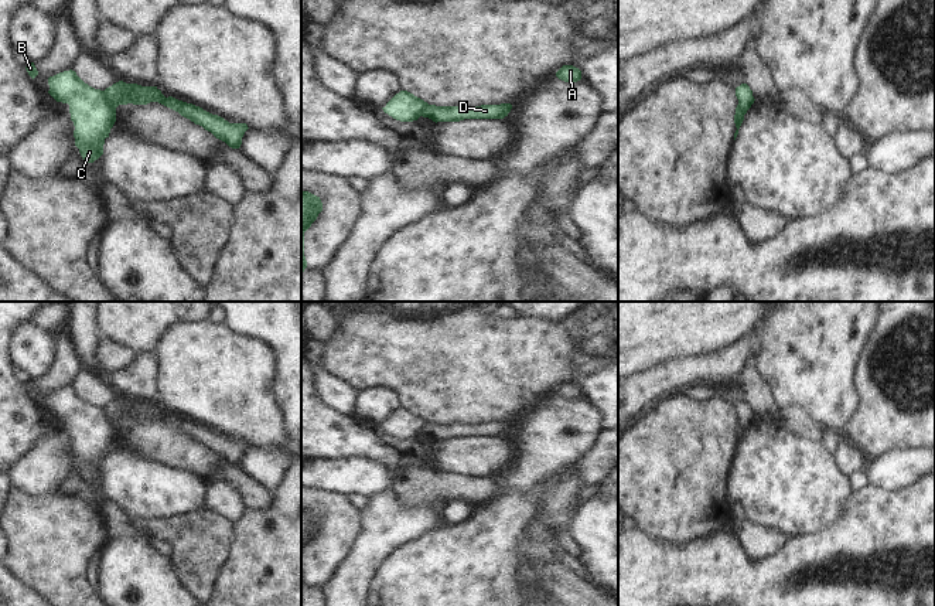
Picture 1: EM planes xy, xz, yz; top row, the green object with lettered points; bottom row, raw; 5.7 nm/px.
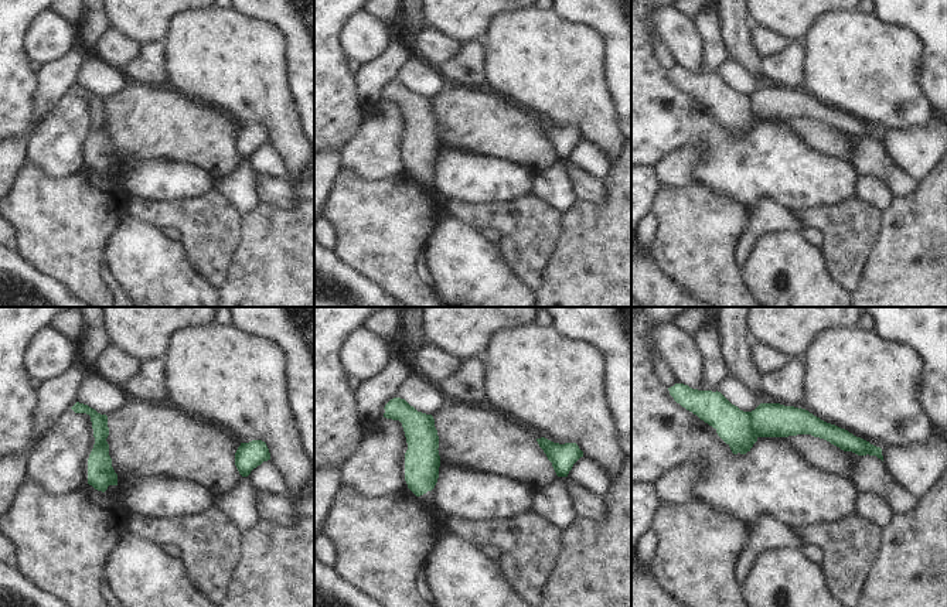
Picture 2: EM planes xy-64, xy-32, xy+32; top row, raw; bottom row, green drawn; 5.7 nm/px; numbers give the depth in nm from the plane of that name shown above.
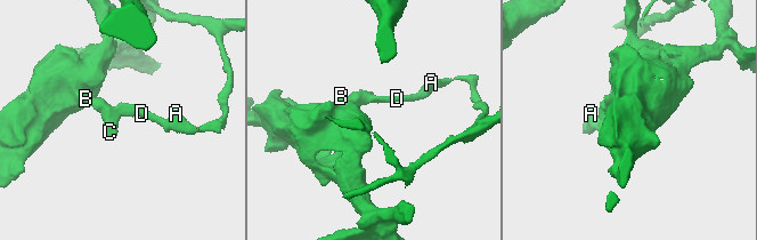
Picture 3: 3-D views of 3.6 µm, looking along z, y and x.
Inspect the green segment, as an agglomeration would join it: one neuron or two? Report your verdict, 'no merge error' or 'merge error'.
merge error

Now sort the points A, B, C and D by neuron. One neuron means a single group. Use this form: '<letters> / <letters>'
A D / B C

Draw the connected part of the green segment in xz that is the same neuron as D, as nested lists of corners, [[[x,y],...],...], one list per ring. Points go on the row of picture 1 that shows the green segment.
[[[511,103],[467,106],[436,106],[427,105],[422,110],[423,118],[433,122],[460,122],[464,119],[504,119],[511,112]]]

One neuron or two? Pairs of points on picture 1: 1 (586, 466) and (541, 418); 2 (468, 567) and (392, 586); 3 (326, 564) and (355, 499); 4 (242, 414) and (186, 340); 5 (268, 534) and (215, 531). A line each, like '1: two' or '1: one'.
1: two
2: one
3: two
4: one
5: two

